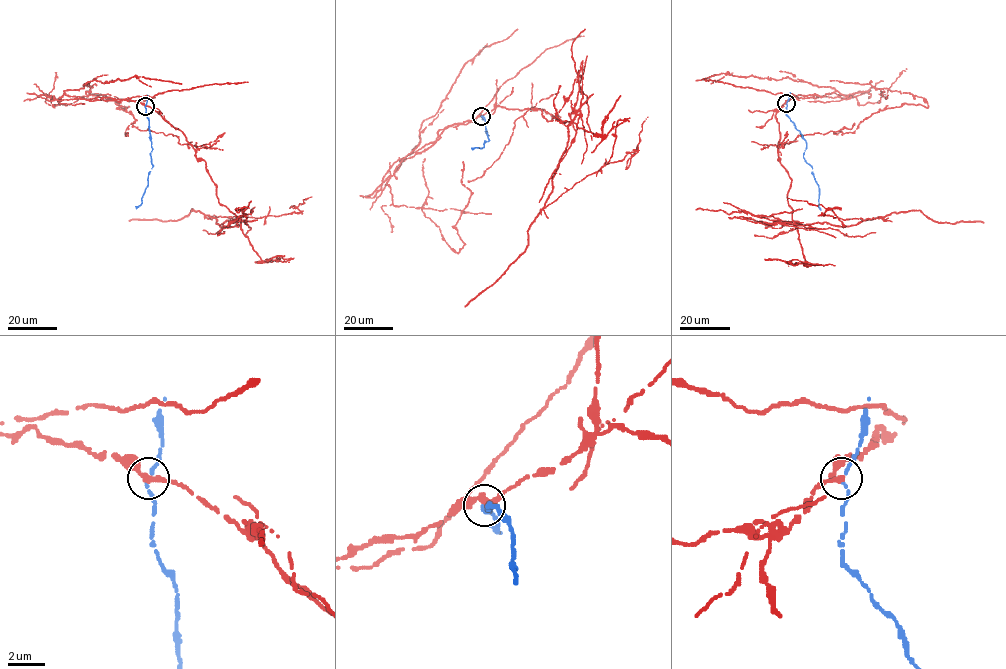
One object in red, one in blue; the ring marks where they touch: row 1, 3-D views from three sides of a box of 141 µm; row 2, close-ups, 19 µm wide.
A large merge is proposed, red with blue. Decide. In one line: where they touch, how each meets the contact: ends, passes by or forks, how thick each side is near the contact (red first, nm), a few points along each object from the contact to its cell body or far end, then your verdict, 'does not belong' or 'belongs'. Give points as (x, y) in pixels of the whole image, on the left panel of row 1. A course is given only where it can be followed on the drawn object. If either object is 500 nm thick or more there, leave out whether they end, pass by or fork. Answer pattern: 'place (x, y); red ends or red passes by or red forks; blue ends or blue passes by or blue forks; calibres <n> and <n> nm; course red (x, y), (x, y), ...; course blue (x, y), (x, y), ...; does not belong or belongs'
place (145, 106); red passes by; blue passes by; calibres 320 and 150 nm; course red (145, 105), (183, 133), (218, 202), (244, 220), (216, 223), (208, 215), (301, 212), (312, 197); course blue (145, 106), (153, 166), (142, 203), (136, 208); does not belong

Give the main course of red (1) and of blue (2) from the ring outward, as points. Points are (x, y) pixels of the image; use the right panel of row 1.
1: (786, 103), (778, 156), (794, 223), (780, 223), (880, 217), (834, 218), (787, 198)
2: (786, 104), (787, 116), (806, 141), (804, 161), (811, 166), (819, 189), (820, 210)

